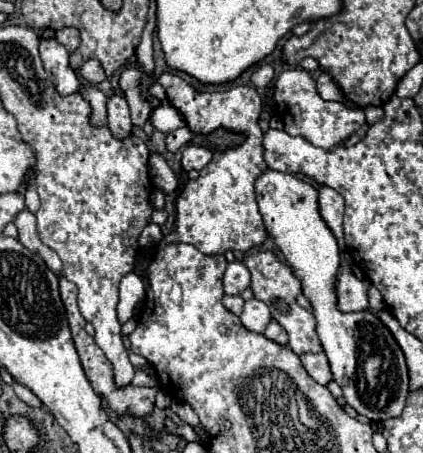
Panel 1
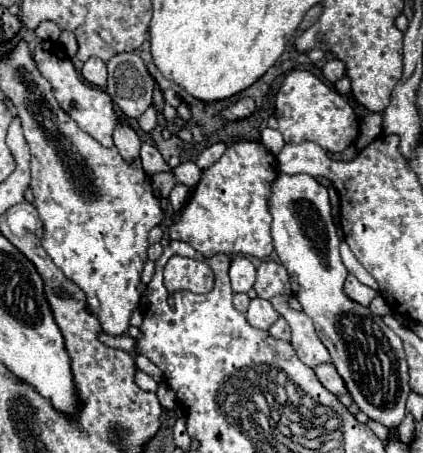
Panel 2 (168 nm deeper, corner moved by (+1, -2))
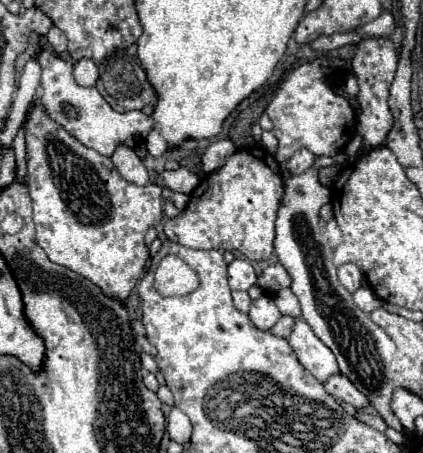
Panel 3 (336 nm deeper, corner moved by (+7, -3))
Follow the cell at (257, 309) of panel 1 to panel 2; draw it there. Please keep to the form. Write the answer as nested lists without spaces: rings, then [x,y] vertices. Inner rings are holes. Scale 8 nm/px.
[[[252,299],[250,301],[250,307],[248,307],[248,313],[246,313],[246,319],[252,327],[258,327],[258,329],[270,329],[276,319],[278,319],[278,311],[266,301],[266,299]]]

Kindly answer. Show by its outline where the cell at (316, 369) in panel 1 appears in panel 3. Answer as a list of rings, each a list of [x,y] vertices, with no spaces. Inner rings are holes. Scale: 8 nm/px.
[[[342,374],[330,376],[330,378],[324,382],[324,388],[326,388],[326,392],[332,394],[338,402],[348,402],[348,404],[352,404],[354,408],[364,408],[364,406],[368,406],[366,396],[364,396],[360,390],[356,390],[356,388],[352,386],[352,382],[350,382],[346,376],[342,376]]]

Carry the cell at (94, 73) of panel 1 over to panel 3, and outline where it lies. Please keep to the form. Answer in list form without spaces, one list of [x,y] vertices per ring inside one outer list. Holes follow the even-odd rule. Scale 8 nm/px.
[[[82,58],[76,62],[74,66],[74,78],[80,86],[94,86],[96,80],[98,80],[98,68],[92,60],[88,58]]]

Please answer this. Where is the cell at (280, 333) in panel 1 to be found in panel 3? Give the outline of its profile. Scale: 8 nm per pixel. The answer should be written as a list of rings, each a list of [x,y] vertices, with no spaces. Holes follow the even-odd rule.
[[[282,316],[274,326],[272,326],[272,334],[274,336],[280,336],[280,338],[288,338],[290,332],[292,332],[292,324],[294,324],[294,318],[290,316]]]

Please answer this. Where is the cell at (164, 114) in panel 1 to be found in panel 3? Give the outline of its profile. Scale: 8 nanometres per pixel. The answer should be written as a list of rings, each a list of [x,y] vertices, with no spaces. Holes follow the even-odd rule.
[[[40,50],[40,60],[42,68],[42,104],[52,120],[56,120],[62,128],[66,128],[74,138],[78,138],[86,148],[98,150],[102,156],[112,156],[116,144],[126,144],[130,148],[136,148],[140,142],[146,140],[148,132],[154,126],[154,120],[148,118],[146,114],[132,110],[132,112],[116,112],[108,106],[108,102],[100,96],[96,88],[82,88],[74,82],[72,76],[72,62],[64,60],[50,50]]]

